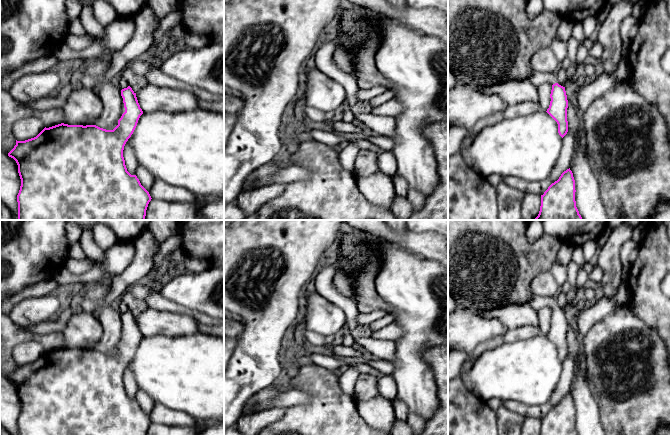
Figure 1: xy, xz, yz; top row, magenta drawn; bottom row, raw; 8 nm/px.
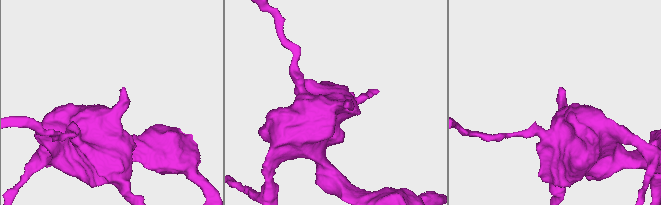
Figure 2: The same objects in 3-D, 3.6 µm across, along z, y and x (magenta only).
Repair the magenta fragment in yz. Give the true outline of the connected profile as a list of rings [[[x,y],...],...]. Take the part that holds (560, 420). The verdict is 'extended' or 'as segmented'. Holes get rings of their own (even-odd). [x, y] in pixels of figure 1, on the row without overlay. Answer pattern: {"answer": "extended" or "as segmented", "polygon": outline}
{"answer": "as segmented", "polygon": [[[569,392],[541,419],[540,435],[578,435],[575,416],[575,404]]]}

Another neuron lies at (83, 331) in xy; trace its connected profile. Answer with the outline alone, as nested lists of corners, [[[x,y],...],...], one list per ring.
[[[77,309],[62,331],[63,347],[68,349],[94,349],[103,335],[103,327],[92,313]]]

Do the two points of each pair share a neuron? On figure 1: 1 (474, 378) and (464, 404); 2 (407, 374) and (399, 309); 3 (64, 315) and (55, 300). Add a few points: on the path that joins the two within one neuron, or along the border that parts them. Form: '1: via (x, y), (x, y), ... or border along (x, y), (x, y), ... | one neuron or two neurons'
1: border along (459, 376), (462, 383), (470, 391), (486, 402) | two neurons
2: via (407, 358), (408, 325) | one neuron
3: border along (64, 305), (56, 317), (41, 322) | two neurons

